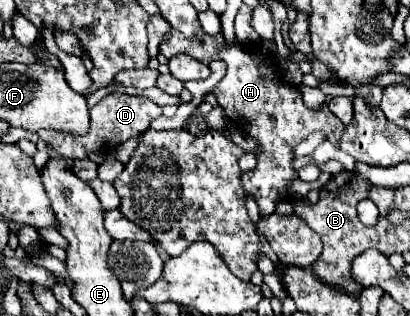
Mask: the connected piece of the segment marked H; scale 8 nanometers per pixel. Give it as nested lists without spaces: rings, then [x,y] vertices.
[[[170,29],[160,43],[160,53],[168,59],[172,55],[186,53],[206,65],[216,59],[226,63],[226,75],[212,89],[212,93],[216,95],[216,101],[224,109],[226,117],[240,131],[244,131],[248,137],[260,143],[262,151],[256,157],[258,165],[254,167],[254,171],[242,173],[242,183],[244,183],[244,191],[256,197],[262,217],[276,213],[276,203],[290,199],[288,187],[298,177],[292,167],[293,150],[296,145],[314,131],[332,133],[336,129],[338,131],[346,129],[342,123],[336,127],[336,117],[328,111],[328,107],[320,111],[308,109],[296,85],[286,81],[286,77],[282,75],[282,67],[276,63],[272,55],[264,53],[260,47],[246,47],[238,41],[228,45],[222,31],[218,35],[208,35],[204,31],[198,31],[194,37],[188,39],[180,31]]]

